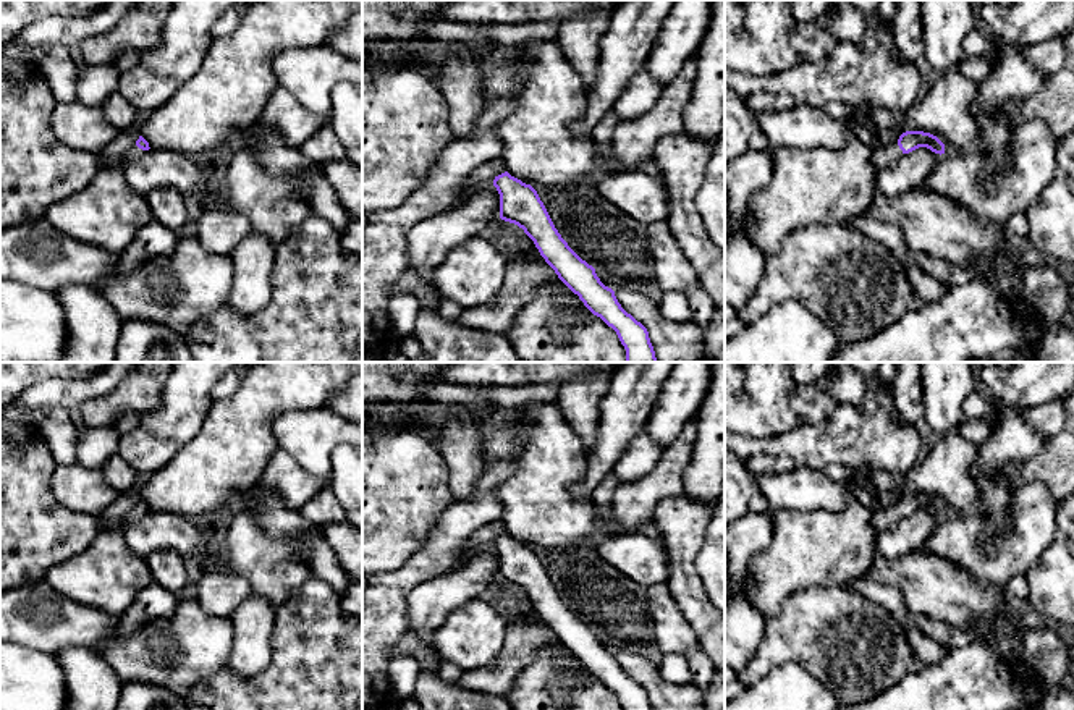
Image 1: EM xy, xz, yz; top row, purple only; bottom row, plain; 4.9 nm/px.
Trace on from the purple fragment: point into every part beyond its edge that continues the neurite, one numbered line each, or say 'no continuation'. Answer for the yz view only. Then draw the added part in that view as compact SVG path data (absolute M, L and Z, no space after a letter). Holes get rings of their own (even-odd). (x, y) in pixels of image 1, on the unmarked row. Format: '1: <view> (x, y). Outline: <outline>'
1: yz (883, 519). Outline: M896 505L888 509L880 509L872 521L872 527L875 534L880 535L883 530L894 527L901 519L903 519L903 513Z

